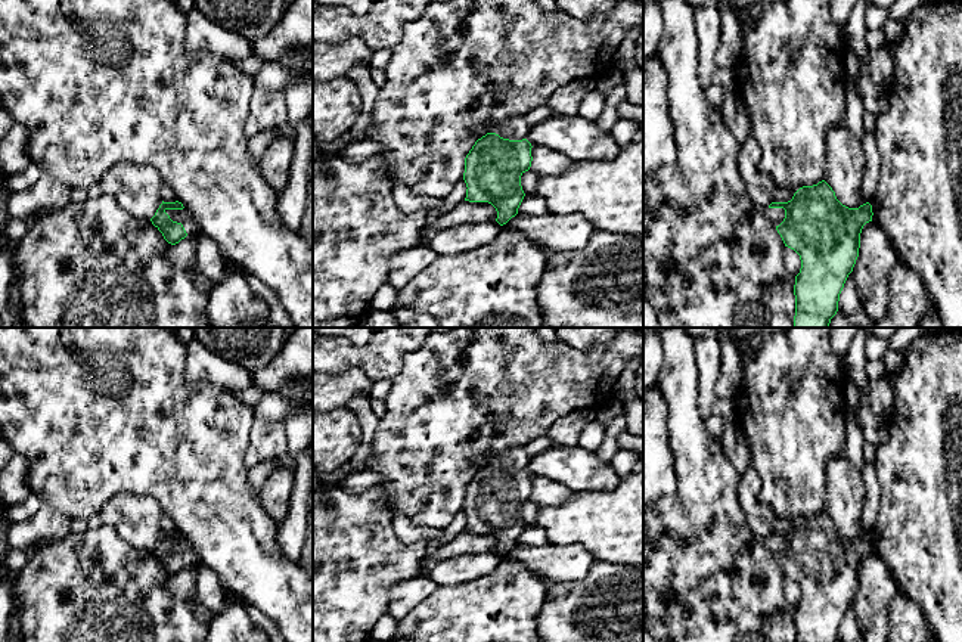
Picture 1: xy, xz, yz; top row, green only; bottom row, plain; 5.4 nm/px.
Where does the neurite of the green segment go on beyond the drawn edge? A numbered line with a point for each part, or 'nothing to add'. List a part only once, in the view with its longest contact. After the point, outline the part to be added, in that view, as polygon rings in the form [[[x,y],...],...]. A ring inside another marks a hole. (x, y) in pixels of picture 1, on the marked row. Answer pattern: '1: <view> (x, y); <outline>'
1: xy (180, 216); [[[165,210],[173,221],[181,223],[187,235],[193,235],[198,230],[198,224],[192,214],[183,210]]]

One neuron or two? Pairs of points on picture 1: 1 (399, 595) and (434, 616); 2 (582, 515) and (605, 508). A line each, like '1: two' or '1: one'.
1: two
2: one

